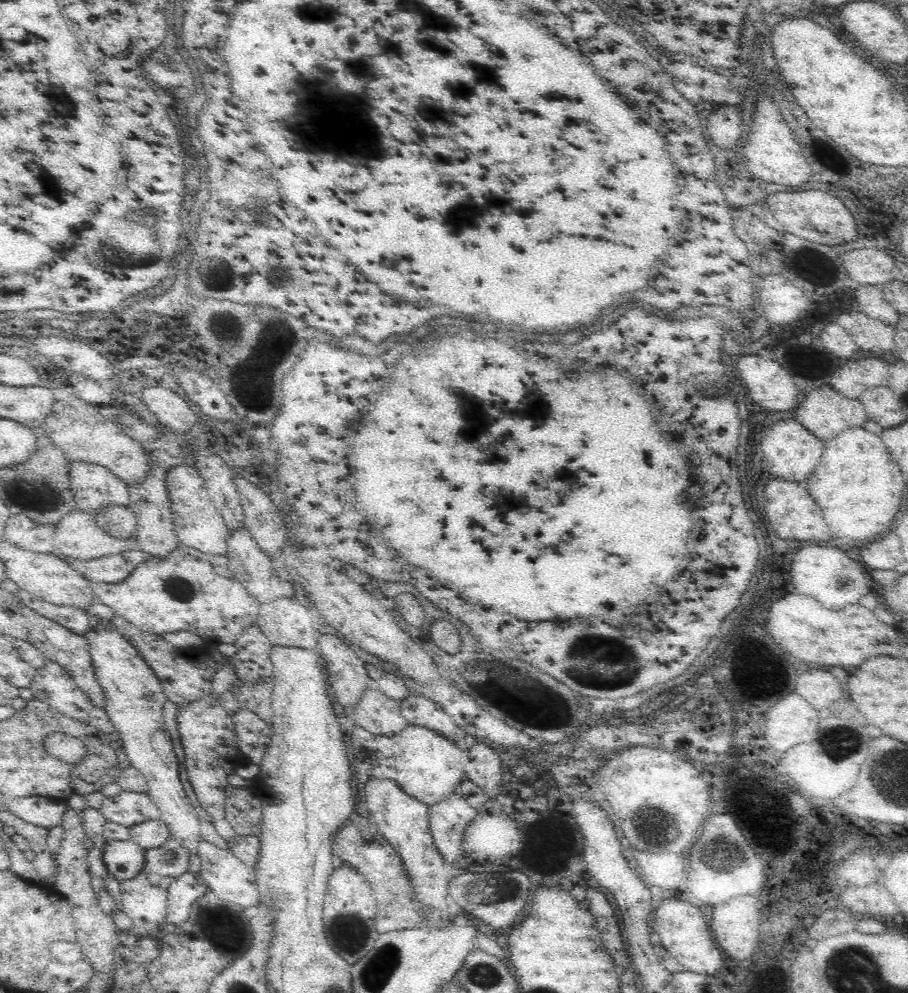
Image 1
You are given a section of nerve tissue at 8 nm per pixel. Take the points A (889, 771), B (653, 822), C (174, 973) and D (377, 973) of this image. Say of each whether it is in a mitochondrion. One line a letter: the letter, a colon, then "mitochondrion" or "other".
A: mitochondrion
B: mitochondrion
C: other
D: mitochondrion

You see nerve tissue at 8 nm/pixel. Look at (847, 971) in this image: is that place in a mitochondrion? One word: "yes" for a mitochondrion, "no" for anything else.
yes

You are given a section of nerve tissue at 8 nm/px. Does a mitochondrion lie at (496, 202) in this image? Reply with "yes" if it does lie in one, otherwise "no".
no

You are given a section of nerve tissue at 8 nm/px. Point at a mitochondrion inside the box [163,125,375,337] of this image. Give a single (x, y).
(220, 280)

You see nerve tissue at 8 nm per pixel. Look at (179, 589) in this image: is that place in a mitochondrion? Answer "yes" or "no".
yes

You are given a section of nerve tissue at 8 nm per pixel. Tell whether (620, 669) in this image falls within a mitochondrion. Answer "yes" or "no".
yes

